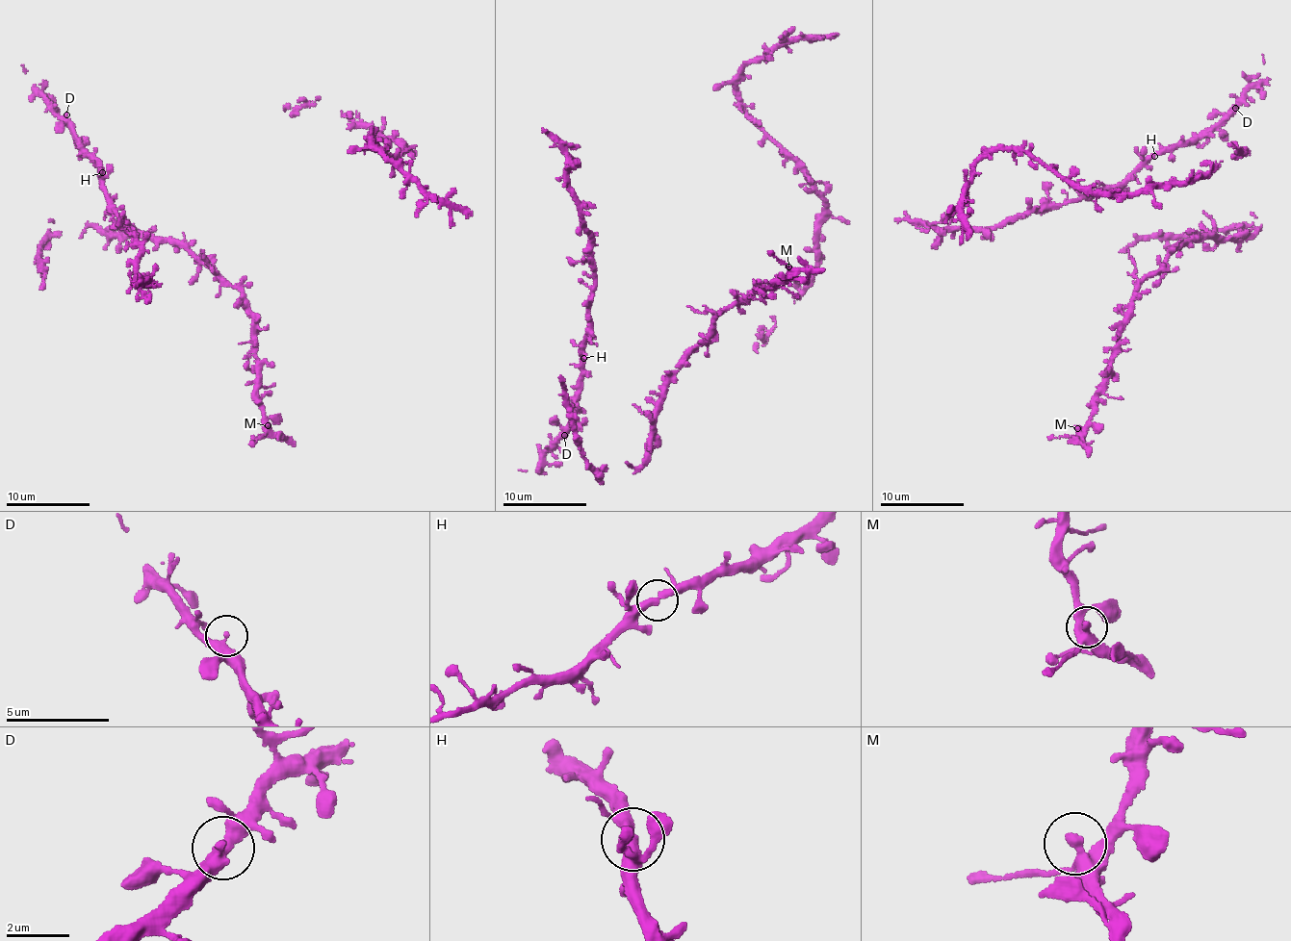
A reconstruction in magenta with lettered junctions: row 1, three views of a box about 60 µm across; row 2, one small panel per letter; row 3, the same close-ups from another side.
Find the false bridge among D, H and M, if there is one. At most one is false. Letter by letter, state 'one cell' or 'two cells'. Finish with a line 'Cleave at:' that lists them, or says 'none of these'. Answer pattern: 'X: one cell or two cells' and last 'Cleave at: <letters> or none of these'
D: one cell
H: one cell
M: one cell
Cleave at: none of these

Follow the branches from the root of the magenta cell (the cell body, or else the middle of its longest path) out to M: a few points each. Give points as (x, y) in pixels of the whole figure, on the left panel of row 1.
M: (243, 282), (241, 285), (244, 305), (253, 324), (258, 403), (264, 427), (268, 425)

